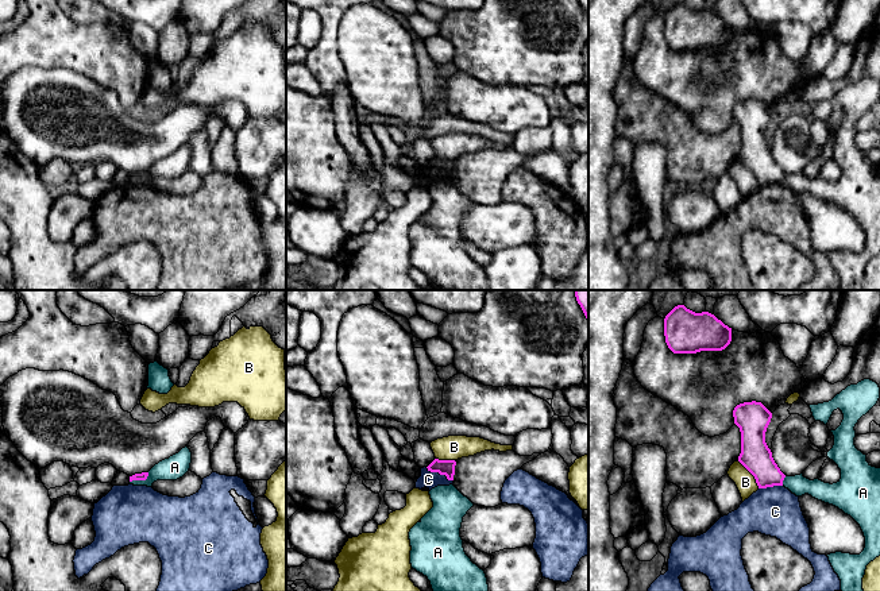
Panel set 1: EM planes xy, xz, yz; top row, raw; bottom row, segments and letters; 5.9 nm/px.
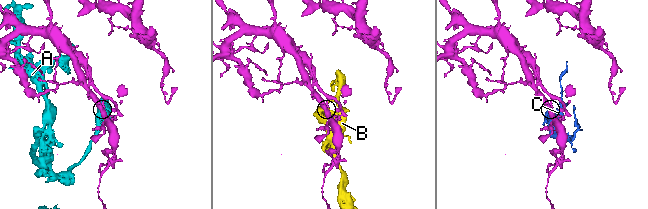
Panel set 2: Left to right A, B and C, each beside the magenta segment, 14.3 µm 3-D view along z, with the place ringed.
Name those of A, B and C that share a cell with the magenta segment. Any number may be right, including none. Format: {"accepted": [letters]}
{"accepted": []}

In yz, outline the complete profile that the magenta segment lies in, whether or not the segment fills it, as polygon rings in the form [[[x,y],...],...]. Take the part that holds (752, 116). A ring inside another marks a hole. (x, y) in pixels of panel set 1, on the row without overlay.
[[[744,100],[733,108],[734,121],[741,130],[738,159],[754,174],[759,186],[783,184],[780,169],[765,140],[772,111],[761,100]]]

